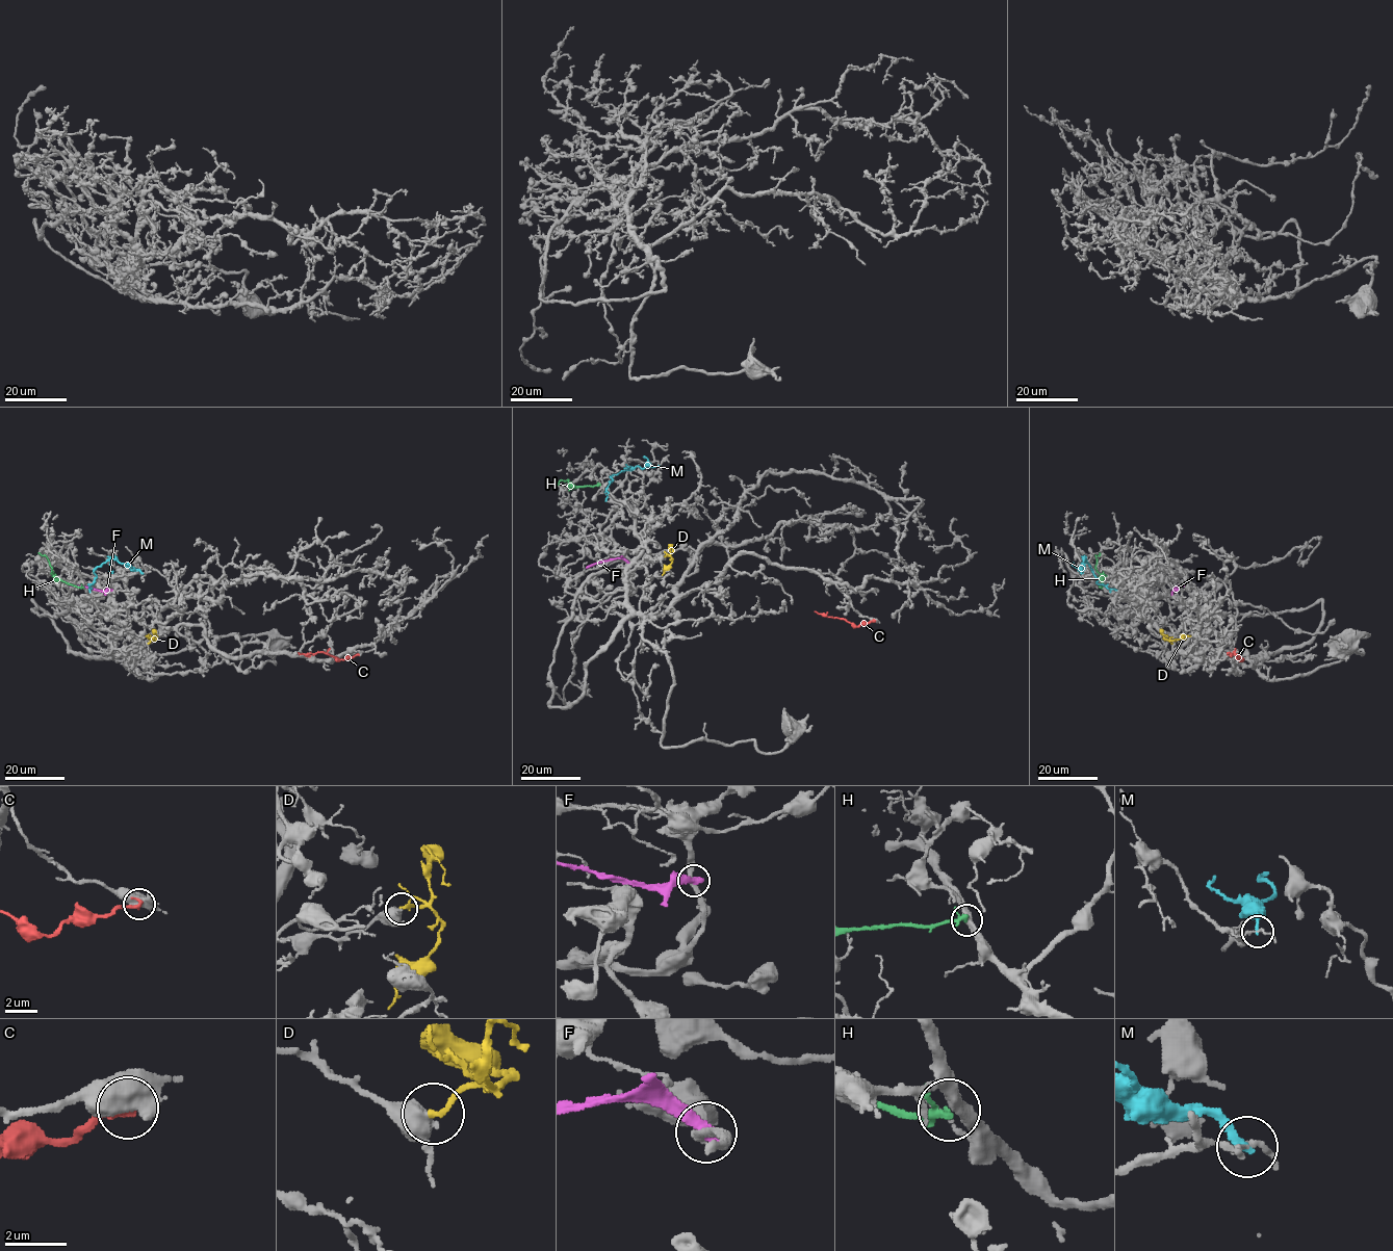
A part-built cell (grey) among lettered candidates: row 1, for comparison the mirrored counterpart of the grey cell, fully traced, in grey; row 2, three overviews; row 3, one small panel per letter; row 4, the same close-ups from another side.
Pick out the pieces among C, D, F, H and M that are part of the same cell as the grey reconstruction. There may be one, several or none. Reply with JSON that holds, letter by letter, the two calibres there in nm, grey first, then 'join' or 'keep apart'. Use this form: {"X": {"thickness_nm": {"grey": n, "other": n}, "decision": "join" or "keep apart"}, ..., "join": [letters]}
{"C": {"thickness_nm": {"grey": 600, "other": 280}, "decision": "keep apart"}, "D": {"thickness_nm": {"grey": 550, "other": 200}, "decision": "join"}, "F": {"thickness_nm": {"grey": 280, "other": 460}, "decision": "keep apart"}, "H": {"thickness_nm": {"grey": 420, "other": 200}, "decision": "keep apart"}, "M": {"thickness_nm": {"grey": 140, "other": 240}, "decision": "keep apart"}, "join": ["D"]}

